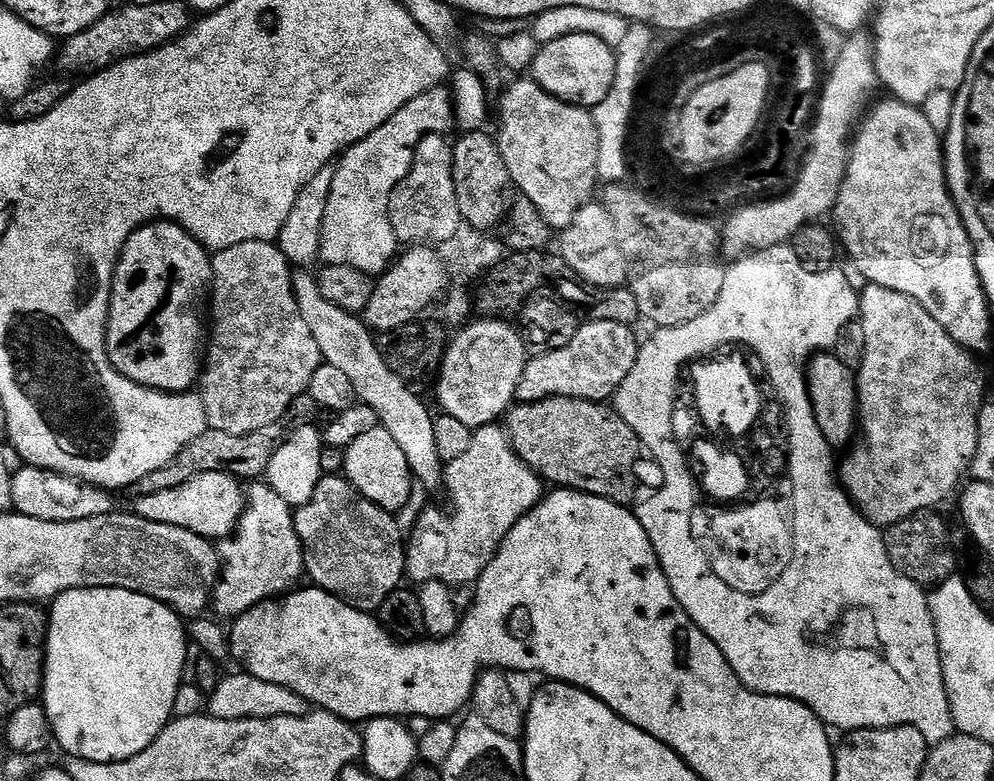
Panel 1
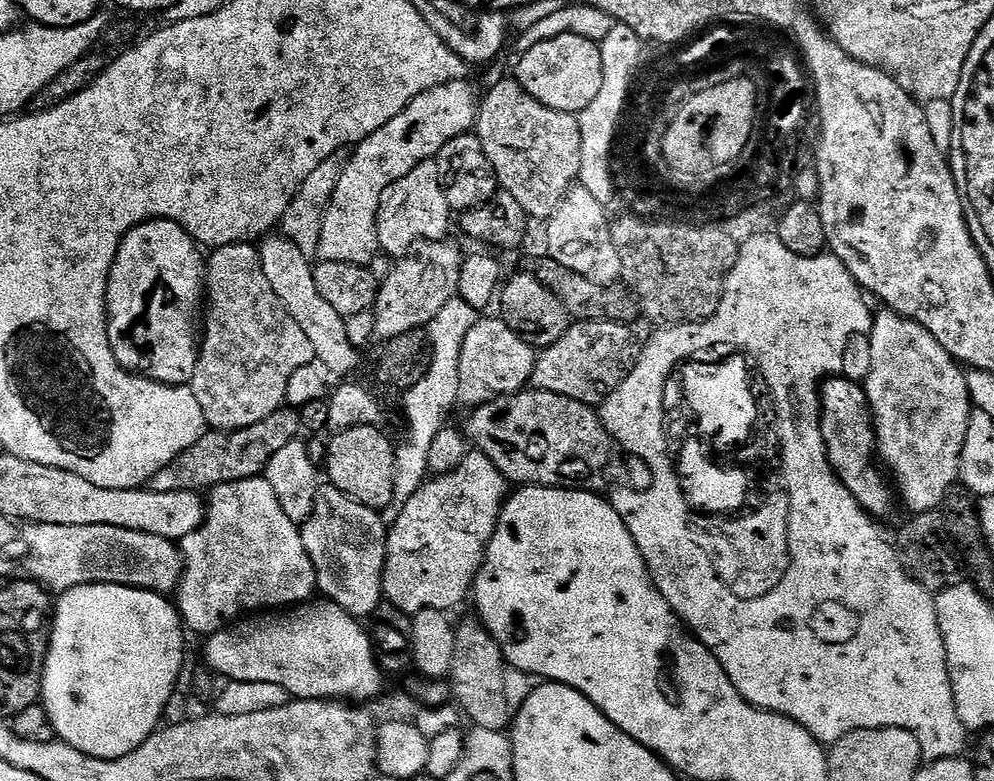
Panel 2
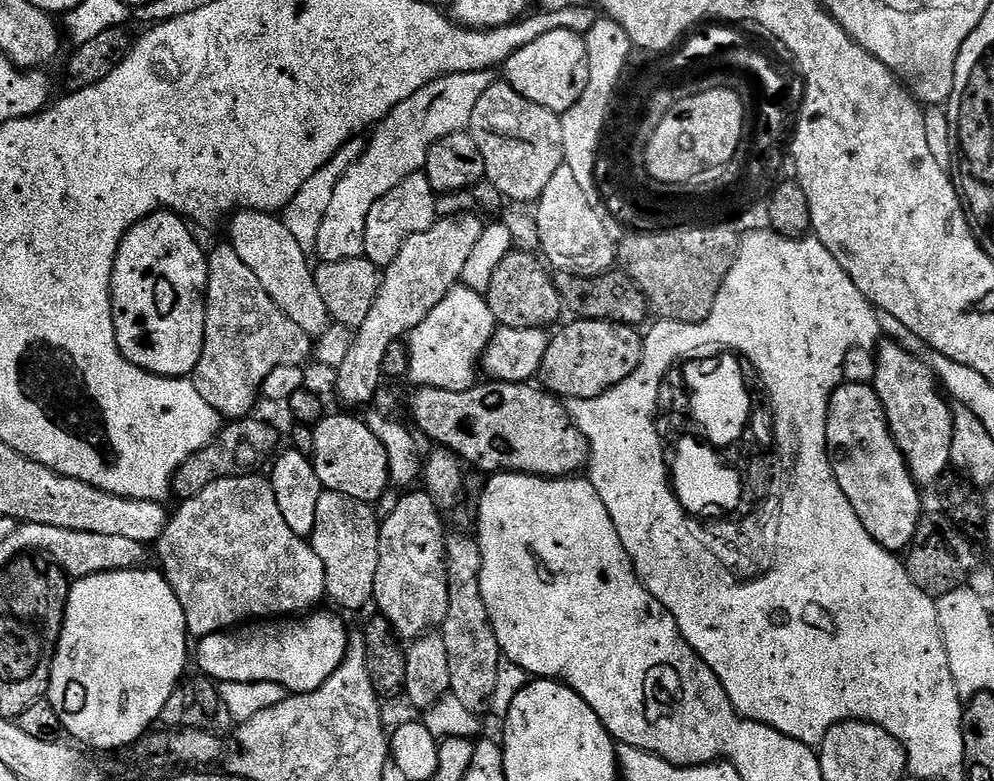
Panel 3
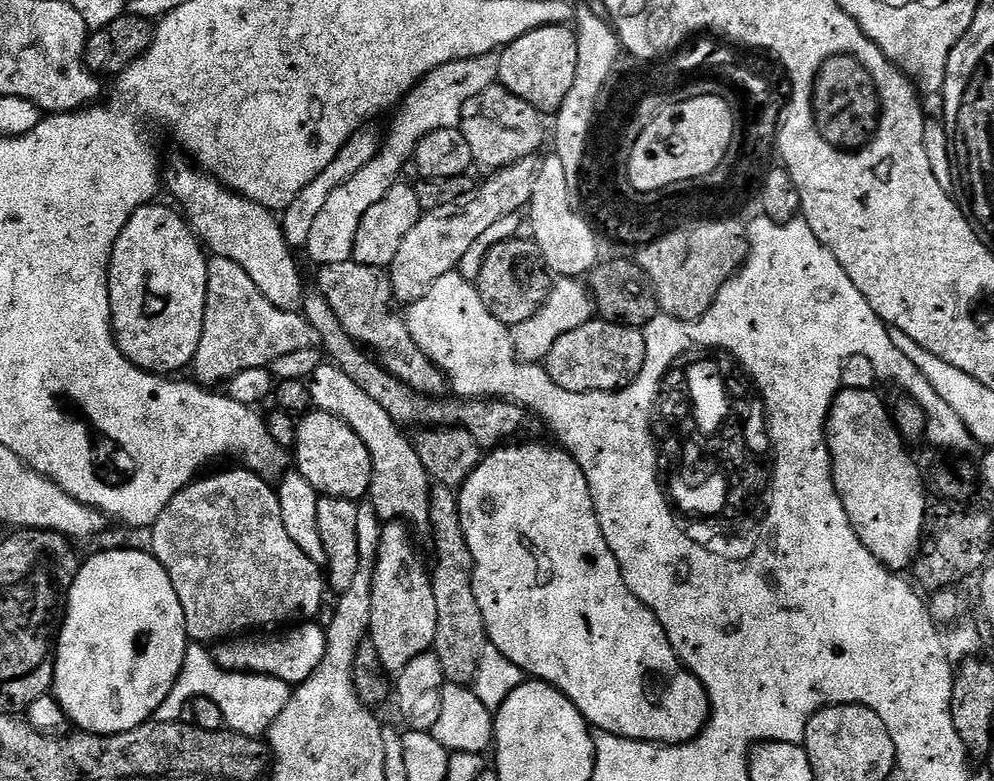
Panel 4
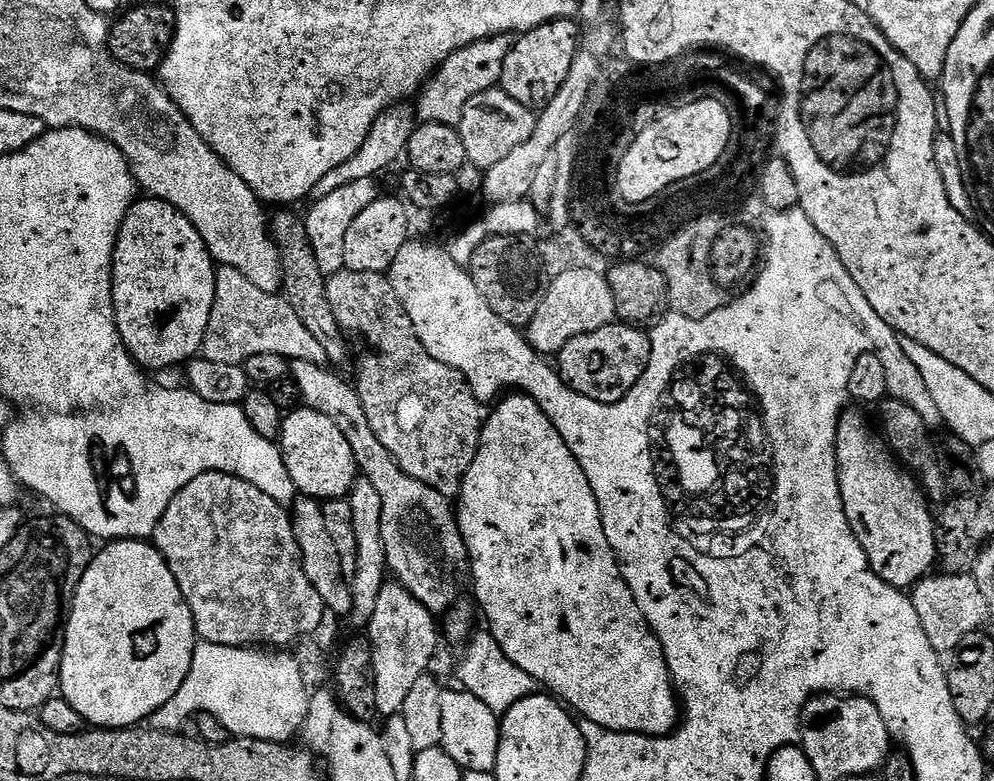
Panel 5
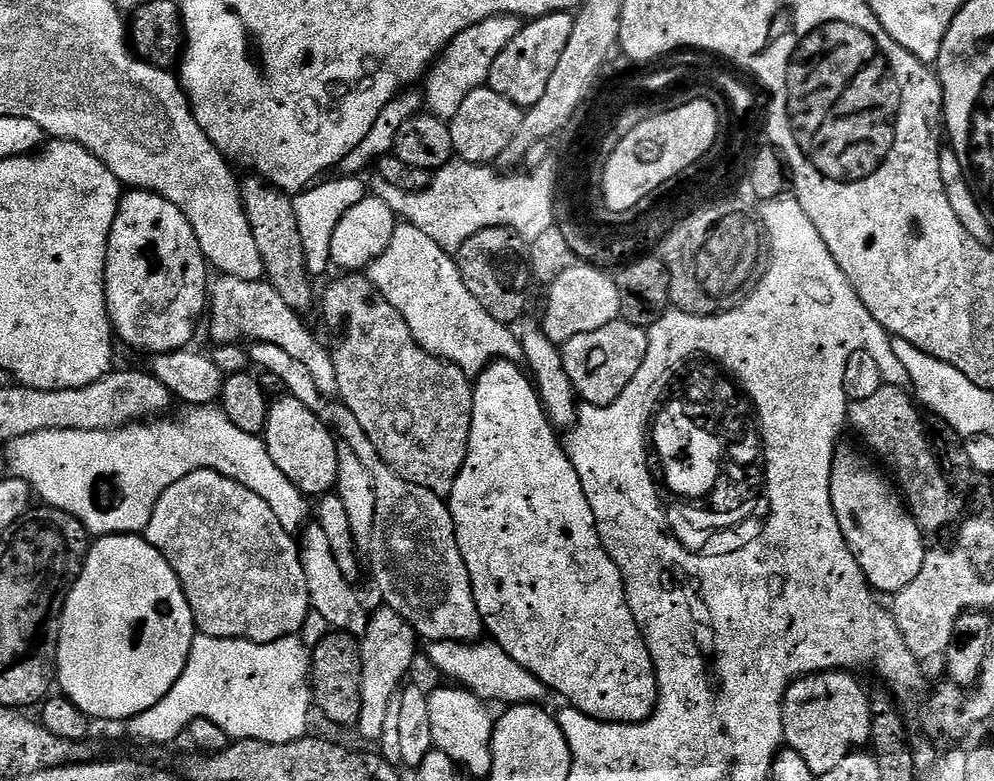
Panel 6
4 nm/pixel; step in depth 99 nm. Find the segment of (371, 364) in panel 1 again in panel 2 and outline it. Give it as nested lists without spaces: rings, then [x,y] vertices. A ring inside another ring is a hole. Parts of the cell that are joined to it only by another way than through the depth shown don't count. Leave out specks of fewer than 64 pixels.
[[[283,234],[264,236],[259,241],[258,247],[260,265],[266,274],[266,282],[274,286],[274,294],[278,294],[290,318],[294,318],[294,322],[302,326],[306,338],[310,338],[310,346],[314,346],[316,360],[329,373],[330,371],[337,372],[340,378],[347,377],[344,375],[354,371],[360,364],[360,356],[356,353],[359,351],[357,345],[353,344],[348,337],[347,319],[340,316],[338,310],[334,310],[334,306],[330,306],[330,302],[322,298],[322,294],[318,294],[318,286],[314,286],[314,274],[312,273],[313,261],[306,254],[302,254],[302,250],[298,250],[298,246],[294,246],[294,242],[290,242]]]

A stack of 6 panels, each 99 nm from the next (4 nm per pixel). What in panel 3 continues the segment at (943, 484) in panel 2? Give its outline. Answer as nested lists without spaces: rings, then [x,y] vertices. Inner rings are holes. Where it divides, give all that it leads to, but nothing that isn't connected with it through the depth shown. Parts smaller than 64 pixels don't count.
[[[881,343],[875,357],[874,387],[886,410],[894,442],[908,463],[910,474],[916,479],[917,485],[935,485],[949,471],[952,462],[950,442],[954,436],[953,405],[946,399],[931,368],[921,357],[906,351],[900,344]]]

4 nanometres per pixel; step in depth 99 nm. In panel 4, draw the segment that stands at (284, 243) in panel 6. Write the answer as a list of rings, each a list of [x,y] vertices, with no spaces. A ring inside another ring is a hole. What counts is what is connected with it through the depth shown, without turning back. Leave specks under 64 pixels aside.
[[[319,294],[305,295],[302,300],[302,315],[313,330],[319,347],[326,353],[327,359],[336,364],[353,380],[368,397],[374,398],[394,422],[411,430],[431,430],[433,428],[462,427],[476,439],[481,446],[500,446],[511,441],[512,436],[524,424],[525,409],[519,404],[512,404],[509,400],[465,400],[451,398],[437,398],[429,396],[427,392],[414,390],[410,385],[403,384],[398,378],[387,372],[338,322],[338,314],[330,310],[330,302]]]

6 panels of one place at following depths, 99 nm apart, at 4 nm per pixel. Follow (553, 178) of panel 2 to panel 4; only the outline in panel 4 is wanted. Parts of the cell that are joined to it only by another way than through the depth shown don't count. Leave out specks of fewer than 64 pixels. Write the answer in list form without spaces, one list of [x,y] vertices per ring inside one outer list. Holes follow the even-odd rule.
[[[493,86],[466,102],[459,129],[466,142],[470,142],[473,161],[487,170],[499,170],[539,153],[544,144],[544,120],[533,104],[522,102],[510,90]]]

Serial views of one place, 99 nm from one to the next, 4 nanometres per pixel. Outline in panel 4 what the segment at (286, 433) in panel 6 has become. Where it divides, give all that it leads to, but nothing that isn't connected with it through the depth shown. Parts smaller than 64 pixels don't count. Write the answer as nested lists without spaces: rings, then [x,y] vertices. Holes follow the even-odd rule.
[[[313,410],[297,423],[296,433],[298,442],[294,449],[295,471],[300,472],[320,496],[337,496],[343,500],[360,502],[371,493],[370,450],[366,450],[366,442],[362,442],[362,438],[354,434],[346,422],[334,418],[334,414]]]

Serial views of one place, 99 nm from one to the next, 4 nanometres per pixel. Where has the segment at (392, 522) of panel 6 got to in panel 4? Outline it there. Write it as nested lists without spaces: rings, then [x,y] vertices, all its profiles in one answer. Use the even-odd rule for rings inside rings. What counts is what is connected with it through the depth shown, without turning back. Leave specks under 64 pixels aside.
[[[320,364],[308,380],[308,389],[313,409],[334,414],[334,418],[346,422],[346,426],[366,442],[366,450],[370,450],[372,459],[370,503],[381,521],[407,522],[413,529],[427,529],[432,497],[430,477],[426,466],[422,466],[422,458],[418,458],[415,443],[404,437],[405,429],[396,424],[394,418],[390,418],[390,414],[386,414],[386,410],[382,410],[382,406],[368,397],[349,376],[342,374],[336,364]]]

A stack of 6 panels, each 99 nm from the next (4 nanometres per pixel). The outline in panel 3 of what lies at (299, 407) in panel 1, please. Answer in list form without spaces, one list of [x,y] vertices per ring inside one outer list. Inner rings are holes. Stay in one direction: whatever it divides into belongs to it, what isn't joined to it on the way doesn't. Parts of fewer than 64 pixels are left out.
[[[236,418],[225,423],[221,427],[220,433],[202,450],[190,454],[172,479],[173,497],[177,496],[177,501],[183,502],[202,494],[206,486],[218,482],[222,478],[233,474],[248,474],[259,466],[263,460],[271,461],[276,448],[276,432],[264,420],[252,420],[253,418]]]

